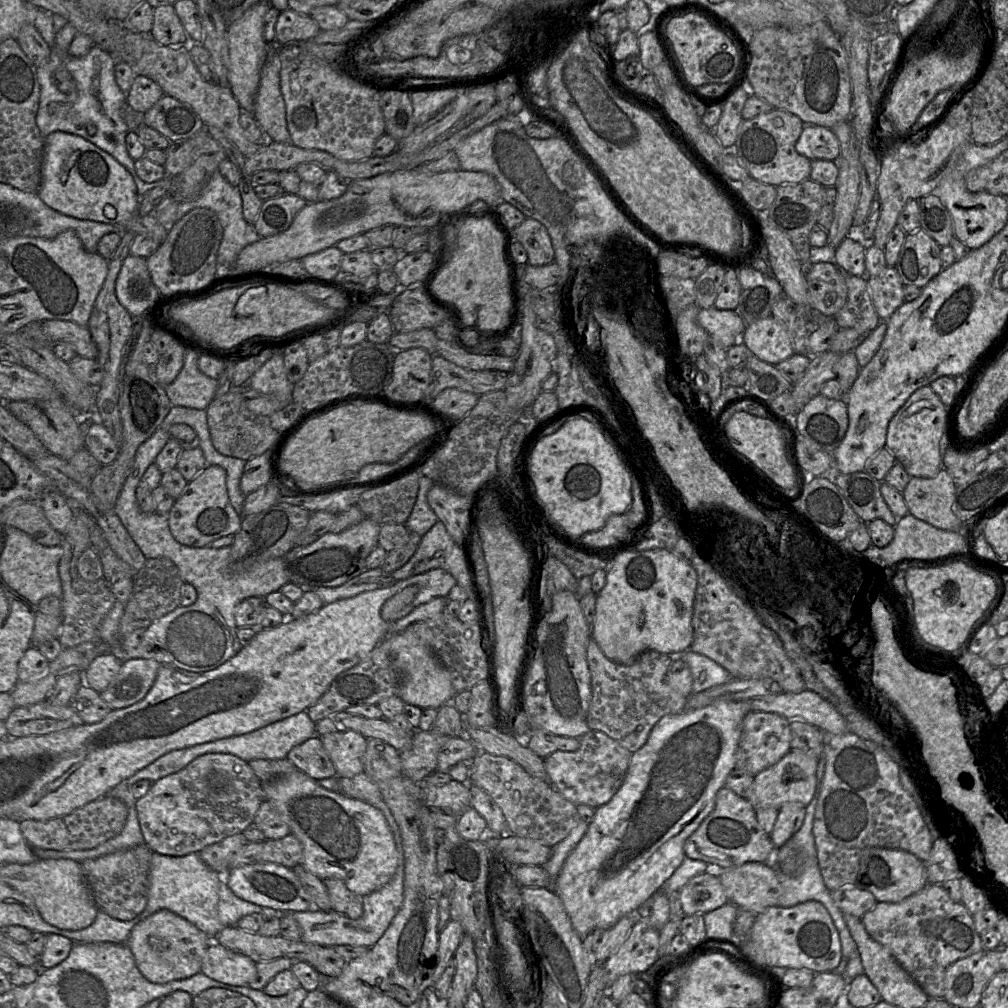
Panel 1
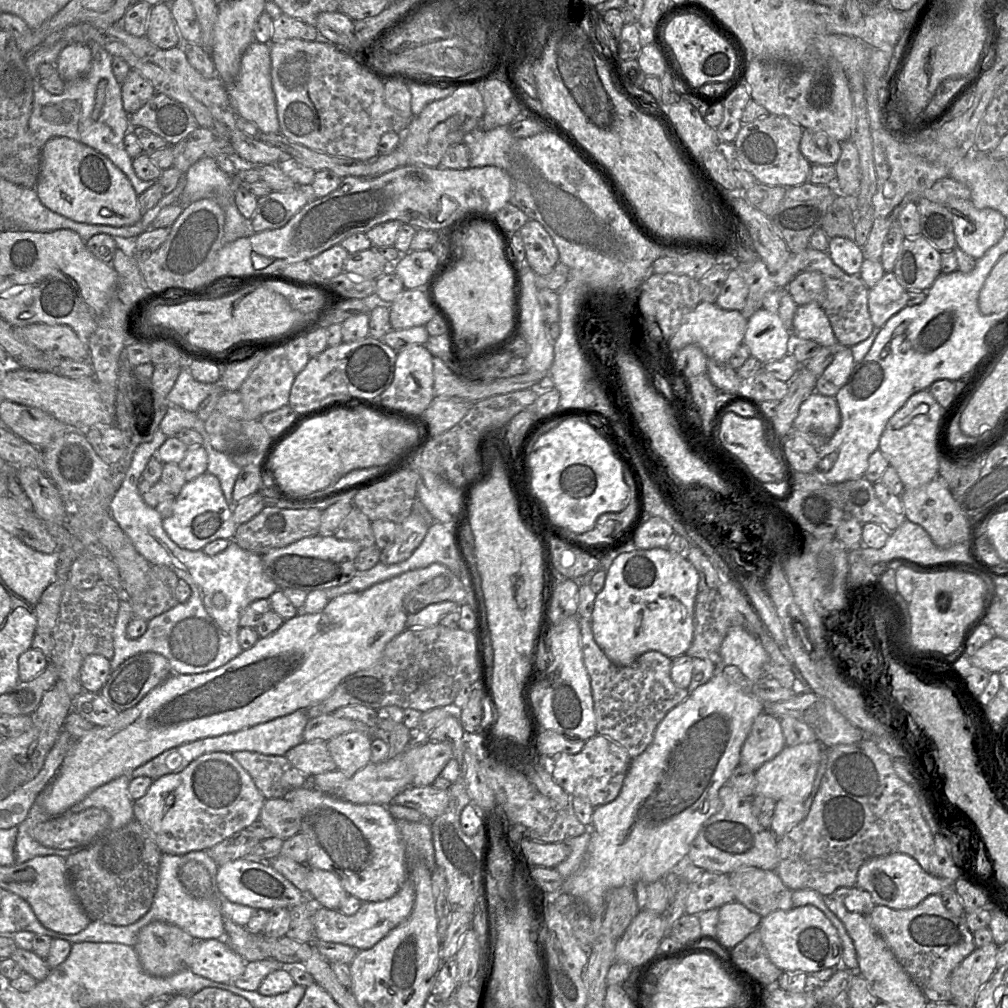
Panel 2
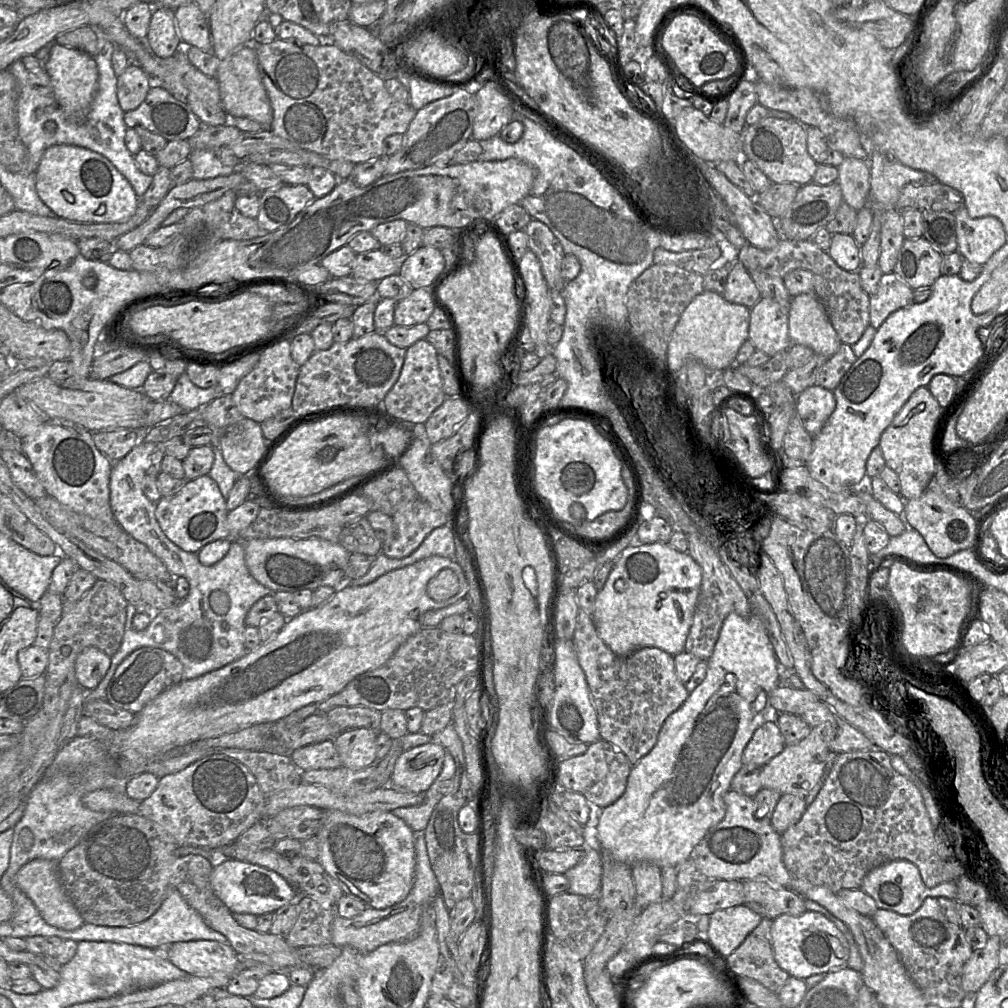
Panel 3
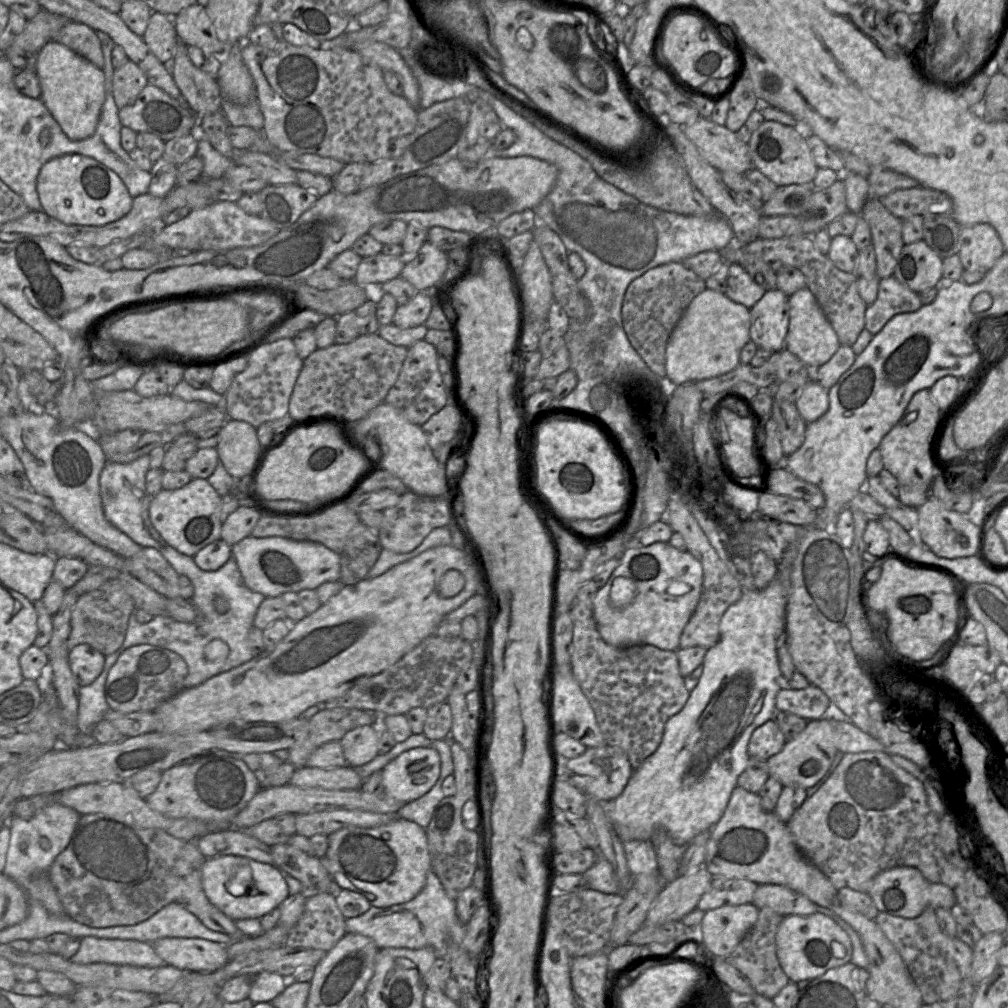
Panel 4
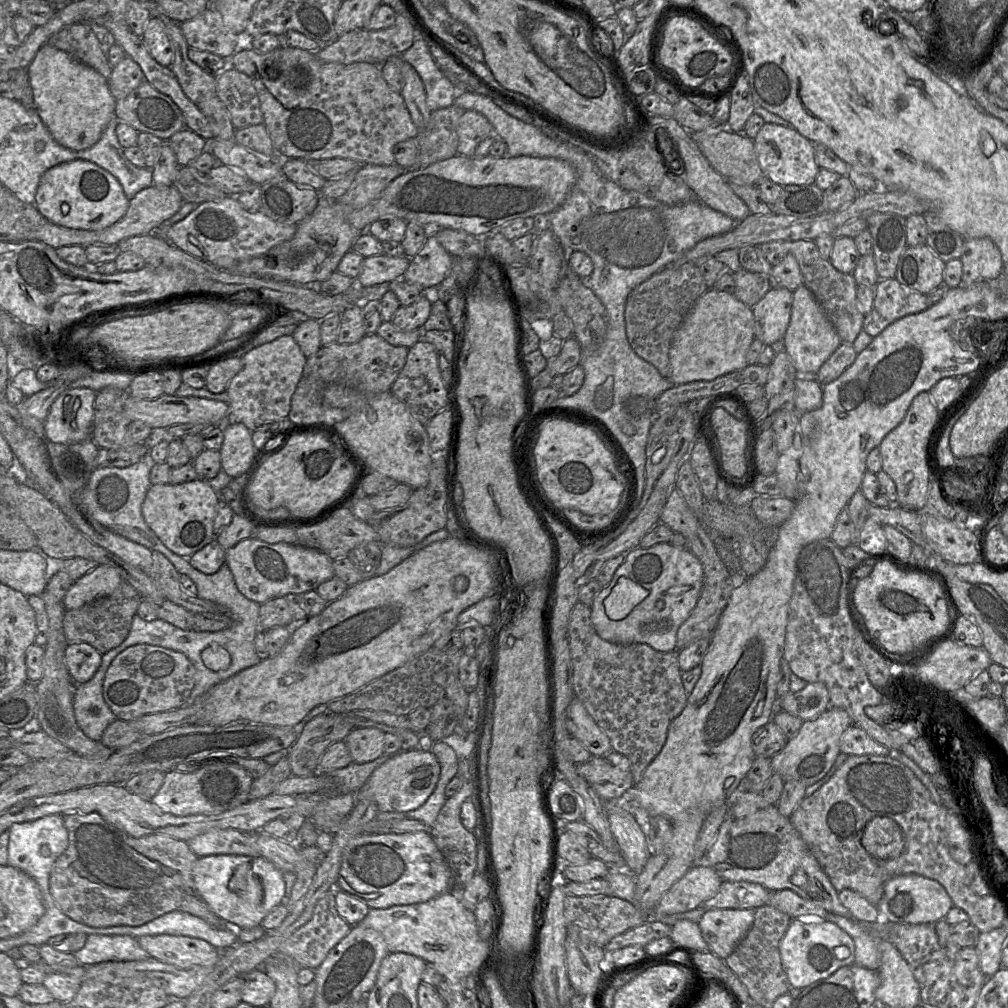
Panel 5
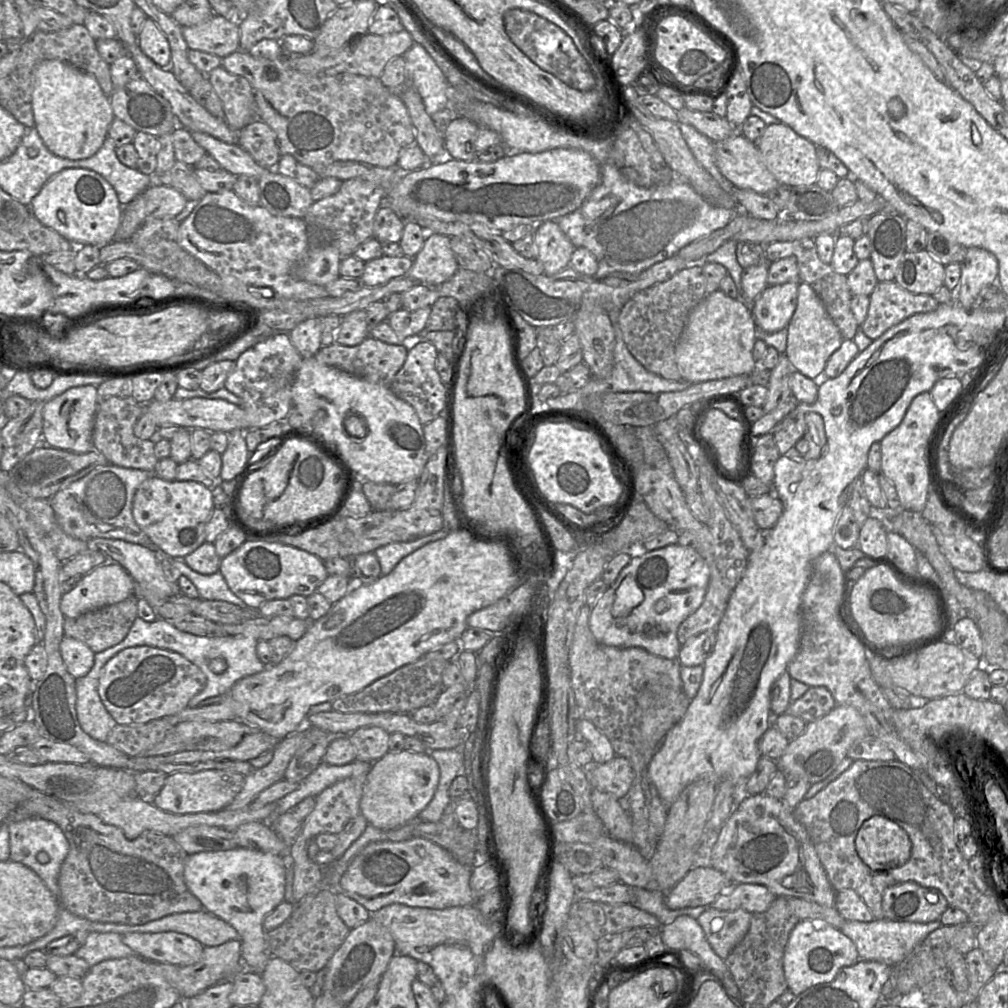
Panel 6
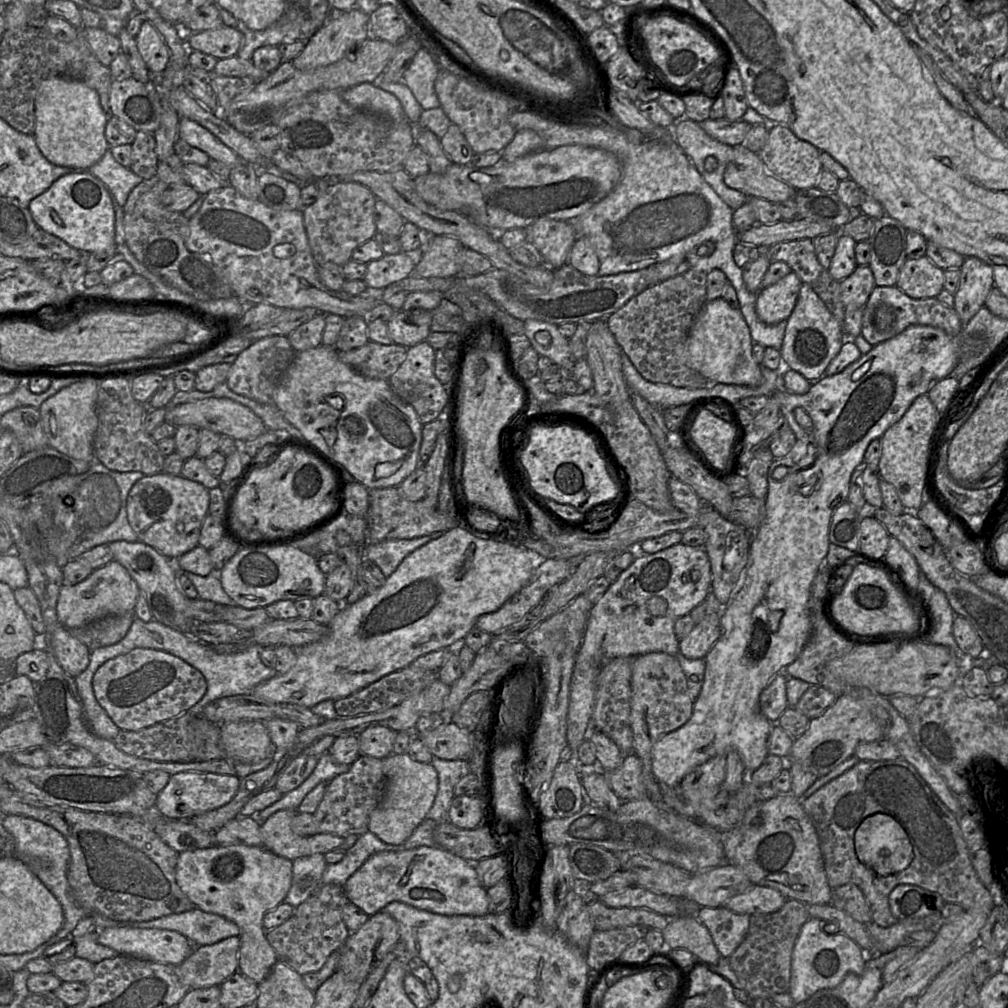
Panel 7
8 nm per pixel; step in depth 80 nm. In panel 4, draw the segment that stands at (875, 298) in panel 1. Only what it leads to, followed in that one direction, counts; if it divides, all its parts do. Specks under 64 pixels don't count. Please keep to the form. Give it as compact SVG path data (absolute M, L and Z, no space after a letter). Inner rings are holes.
M894 276L880 279L878 295L865 313L865 328L878 334L895 315L910 313L923 306L918 293L900 283Z

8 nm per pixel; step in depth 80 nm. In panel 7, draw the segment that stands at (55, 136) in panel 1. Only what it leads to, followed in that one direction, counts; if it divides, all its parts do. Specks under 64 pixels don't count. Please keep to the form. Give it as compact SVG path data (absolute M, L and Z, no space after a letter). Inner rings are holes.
M88 172L69 173L30 201L28 210L36 225L81 253L116 254L115 210L105 184Z

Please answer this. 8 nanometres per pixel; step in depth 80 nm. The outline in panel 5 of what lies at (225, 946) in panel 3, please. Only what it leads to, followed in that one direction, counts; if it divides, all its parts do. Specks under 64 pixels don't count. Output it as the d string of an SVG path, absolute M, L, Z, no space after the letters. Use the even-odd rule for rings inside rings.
M141 936L137 941L149 958L179 969L214 966L221 952L205 940L189 936Z

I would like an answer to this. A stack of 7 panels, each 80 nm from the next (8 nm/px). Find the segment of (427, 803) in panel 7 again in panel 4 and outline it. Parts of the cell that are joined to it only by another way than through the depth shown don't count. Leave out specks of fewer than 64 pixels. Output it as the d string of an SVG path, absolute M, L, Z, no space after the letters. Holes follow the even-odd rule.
M433 747L407 750L382 769L384 792L405 804L414 801L431 790L440 769L440 755Z

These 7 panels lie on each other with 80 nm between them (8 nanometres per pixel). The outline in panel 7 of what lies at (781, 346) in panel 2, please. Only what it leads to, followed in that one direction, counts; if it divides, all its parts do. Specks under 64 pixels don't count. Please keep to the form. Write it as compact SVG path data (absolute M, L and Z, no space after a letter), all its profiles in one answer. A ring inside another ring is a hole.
M792 271L756 294L756 313L761 321L775 325L788 320L797 303L802 281Z

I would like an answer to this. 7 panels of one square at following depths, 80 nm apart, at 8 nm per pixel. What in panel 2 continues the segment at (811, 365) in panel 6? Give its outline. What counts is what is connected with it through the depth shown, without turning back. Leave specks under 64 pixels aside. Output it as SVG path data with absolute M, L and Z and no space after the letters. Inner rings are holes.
M817 302L797 307L791 333L794 340L813 340L822 347L837 343L831 323Z

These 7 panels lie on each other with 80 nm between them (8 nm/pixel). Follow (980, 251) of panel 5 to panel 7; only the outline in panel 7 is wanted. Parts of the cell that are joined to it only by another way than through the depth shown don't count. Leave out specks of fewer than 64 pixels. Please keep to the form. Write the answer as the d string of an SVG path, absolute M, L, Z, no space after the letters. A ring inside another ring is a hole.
M965 257L960 267L960 281L954 294L954 309L963 324L968 323L985 304L994 287L992 267L975 257Z

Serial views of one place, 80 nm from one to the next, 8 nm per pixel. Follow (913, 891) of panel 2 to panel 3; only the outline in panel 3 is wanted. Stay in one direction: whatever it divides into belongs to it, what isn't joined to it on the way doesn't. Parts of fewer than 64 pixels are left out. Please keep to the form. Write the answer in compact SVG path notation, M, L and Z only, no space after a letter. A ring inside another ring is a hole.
M894 860L872 869L863 878L861 888L875 900L878 908L901 915L911 915L916 912L927 897L946 897L954 900L957 898L955 881L947 881L935 887L927 887L922 880L918 867L908 860Z

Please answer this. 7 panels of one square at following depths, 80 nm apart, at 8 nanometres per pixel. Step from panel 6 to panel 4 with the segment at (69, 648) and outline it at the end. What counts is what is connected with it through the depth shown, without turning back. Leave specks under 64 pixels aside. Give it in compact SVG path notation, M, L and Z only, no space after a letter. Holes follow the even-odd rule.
M79 644L69 653L69 664L80 687L92 684L101 674L105 656L89 644Z

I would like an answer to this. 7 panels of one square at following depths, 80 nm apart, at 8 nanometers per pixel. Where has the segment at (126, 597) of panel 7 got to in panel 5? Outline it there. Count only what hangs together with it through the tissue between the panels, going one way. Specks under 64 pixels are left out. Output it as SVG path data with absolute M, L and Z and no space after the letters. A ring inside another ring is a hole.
M98 565L77 579L65 594L65 610L73 610L102 597L113 594L123 582L119 570L111 565Z

